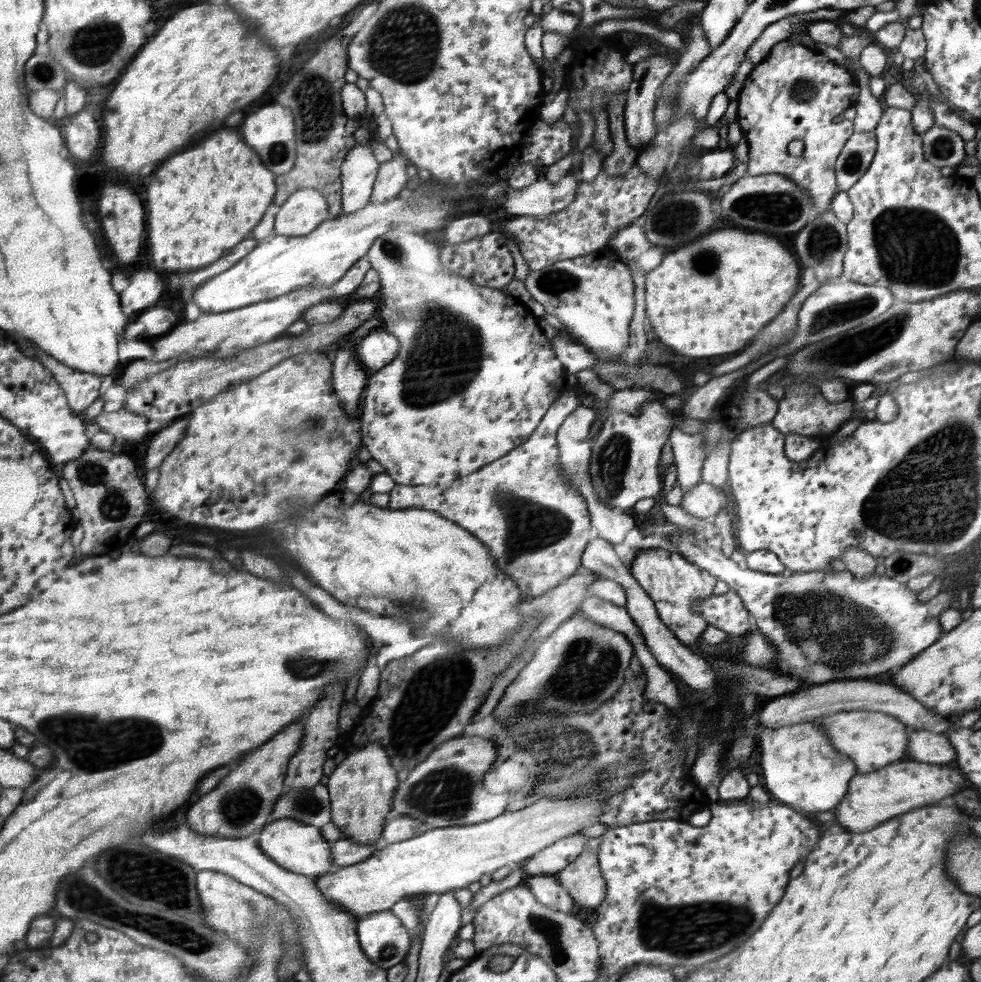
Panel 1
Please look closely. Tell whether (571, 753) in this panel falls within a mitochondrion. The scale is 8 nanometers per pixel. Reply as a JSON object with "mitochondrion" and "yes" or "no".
{"mitochondrion":"yes"}

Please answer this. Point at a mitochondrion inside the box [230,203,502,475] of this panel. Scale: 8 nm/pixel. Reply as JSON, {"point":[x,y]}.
{"point":[448,351]}

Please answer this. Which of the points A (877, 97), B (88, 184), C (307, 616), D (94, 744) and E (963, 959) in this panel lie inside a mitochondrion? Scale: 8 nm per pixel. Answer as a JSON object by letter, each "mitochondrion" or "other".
{"A":"other","B":"other","C":"other","D":"mitochondrion","E":"other"}

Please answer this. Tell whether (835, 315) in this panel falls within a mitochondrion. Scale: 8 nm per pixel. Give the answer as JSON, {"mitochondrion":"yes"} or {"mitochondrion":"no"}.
{"mitochondrion":"yes"}

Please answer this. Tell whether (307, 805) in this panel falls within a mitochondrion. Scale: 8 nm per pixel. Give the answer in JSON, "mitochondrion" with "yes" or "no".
{"mitochondrion":"yes"}

